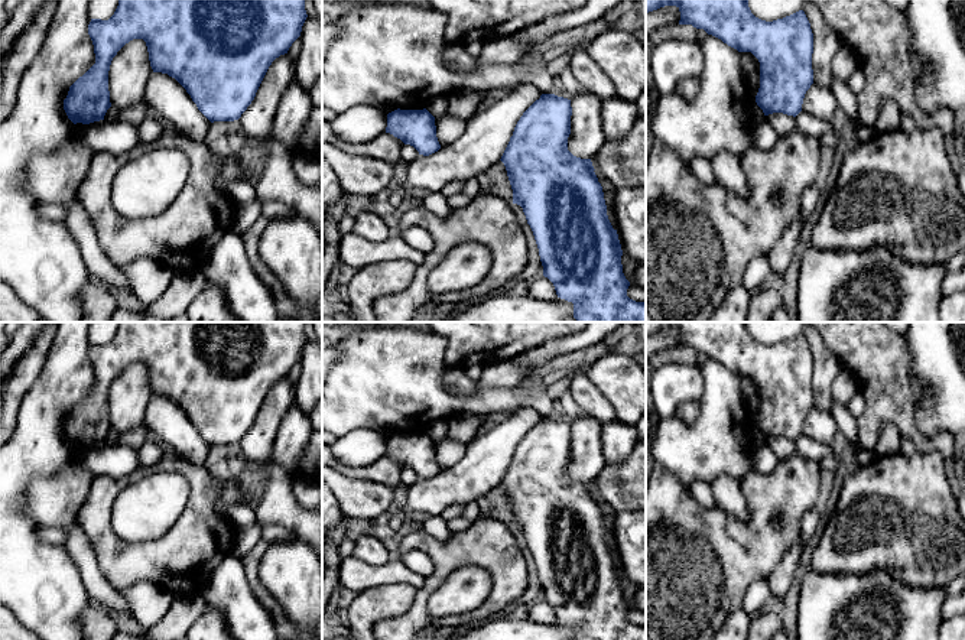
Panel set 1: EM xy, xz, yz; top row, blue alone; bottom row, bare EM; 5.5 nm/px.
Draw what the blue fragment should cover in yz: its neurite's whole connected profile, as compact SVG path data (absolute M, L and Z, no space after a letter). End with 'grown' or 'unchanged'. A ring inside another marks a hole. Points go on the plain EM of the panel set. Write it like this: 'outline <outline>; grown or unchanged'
outline M646 322L646 337L665 329L679 332L679 348L704 353L738 376L751 376L758 383L760 412L756 426L764 439L783 436L796 441L802 435L805 418L813 407L813 357L803 334L766 345L751 337L748 322Z; unchanged

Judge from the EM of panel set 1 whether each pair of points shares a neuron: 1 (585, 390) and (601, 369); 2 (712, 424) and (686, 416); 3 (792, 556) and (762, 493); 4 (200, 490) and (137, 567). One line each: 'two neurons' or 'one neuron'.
1: two neurons
2: two neurons
3: two neurons
4: one neuron

